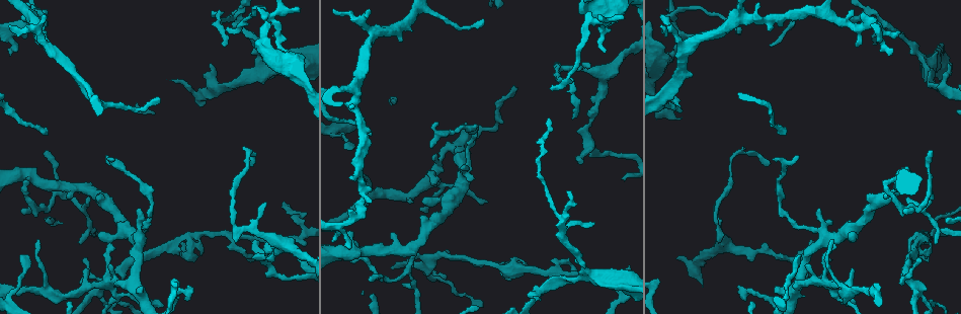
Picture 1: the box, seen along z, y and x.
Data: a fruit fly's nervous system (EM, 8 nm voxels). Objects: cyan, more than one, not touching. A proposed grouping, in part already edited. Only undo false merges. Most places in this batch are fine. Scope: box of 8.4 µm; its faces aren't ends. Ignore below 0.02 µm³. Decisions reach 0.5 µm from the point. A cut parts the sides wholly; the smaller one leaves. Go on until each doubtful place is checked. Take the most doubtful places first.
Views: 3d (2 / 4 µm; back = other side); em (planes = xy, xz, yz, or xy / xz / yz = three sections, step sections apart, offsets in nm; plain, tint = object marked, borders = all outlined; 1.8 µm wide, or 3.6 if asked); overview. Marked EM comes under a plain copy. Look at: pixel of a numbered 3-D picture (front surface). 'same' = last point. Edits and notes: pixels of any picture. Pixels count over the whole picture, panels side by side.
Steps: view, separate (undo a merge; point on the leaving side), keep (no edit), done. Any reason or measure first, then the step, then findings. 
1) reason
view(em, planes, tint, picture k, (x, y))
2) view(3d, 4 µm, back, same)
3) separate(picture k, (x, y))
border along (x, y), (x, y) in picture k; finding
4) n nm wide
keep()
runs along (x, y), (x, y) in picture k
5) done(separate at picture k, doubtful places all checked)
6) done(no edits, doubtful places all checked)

three-way junction
view(em, planes, tint, picture 1, (23, 174))

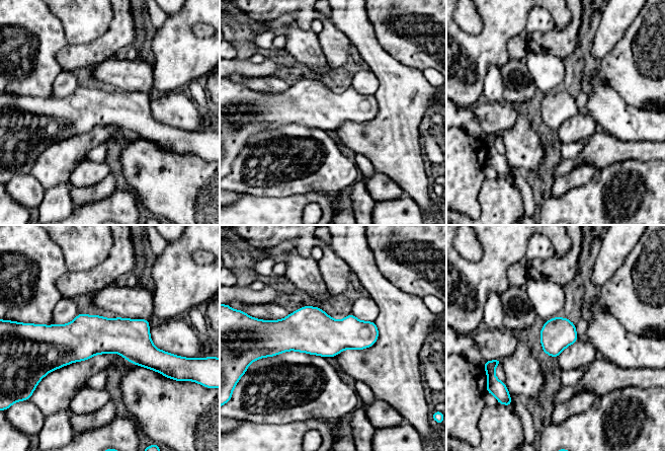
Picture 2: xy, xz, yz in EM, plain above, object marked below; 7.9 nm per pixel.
keep()
all the same neuron

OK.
sharp bend
view(em, yz, step 8, tint, picture 1, (930, 235))

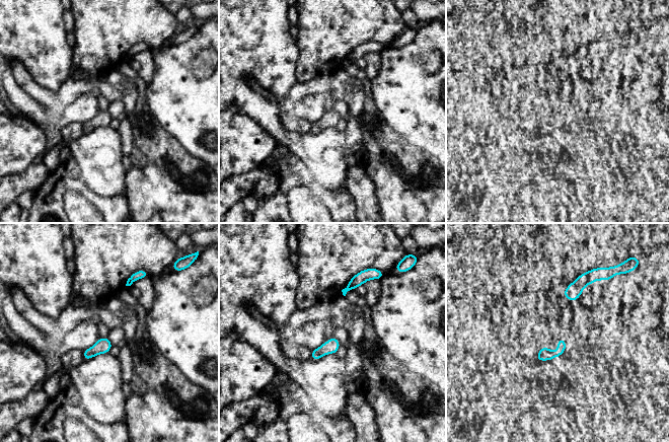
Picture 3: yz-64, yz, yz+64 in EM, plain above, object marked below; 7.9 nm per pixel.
keep()
continuous, no second neuron

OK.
view(3d, 2 µm, picture 1, (916, 288))

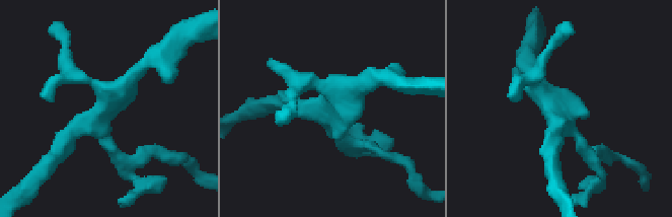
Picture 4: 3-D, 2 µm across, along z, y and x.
shape alone is not enough
view(em, 3.6 µm, planes, tint, picture 4, (554, 111))

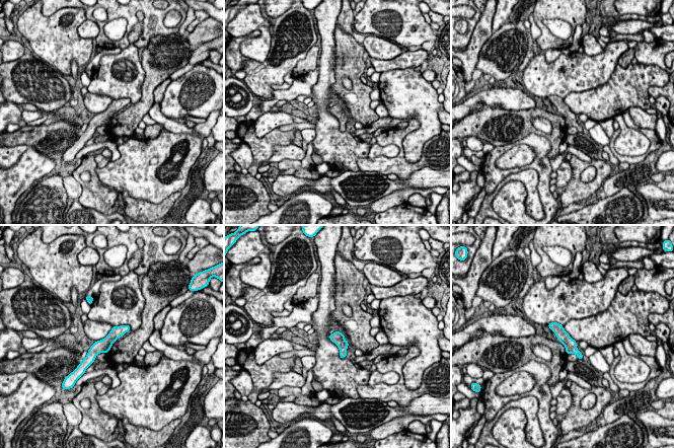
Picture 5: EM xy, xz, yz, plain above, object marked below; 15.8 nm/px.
keep()
runs along (127, 327), (118, 331), (89, 358) in picture 5; continuous, no second neuron

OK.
thick turns thin
view(em, 3.6 µm, yz, step 16, tint, picture 1, (283, 55))

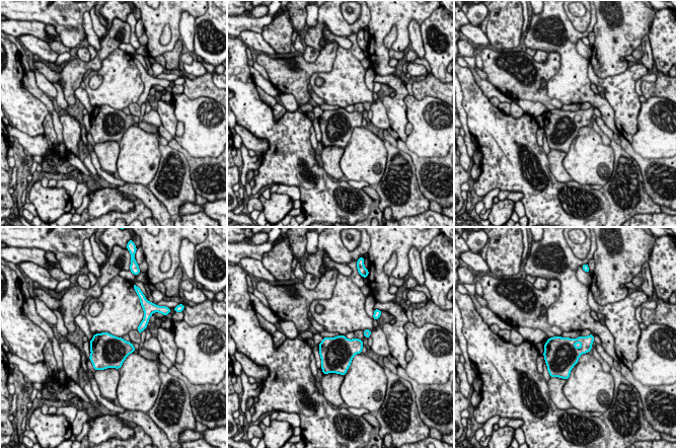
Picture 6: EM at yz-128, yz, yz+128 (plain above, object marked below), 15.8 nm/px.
keep()
one neuron here

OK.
done(no edits, doubtful places all checked)

